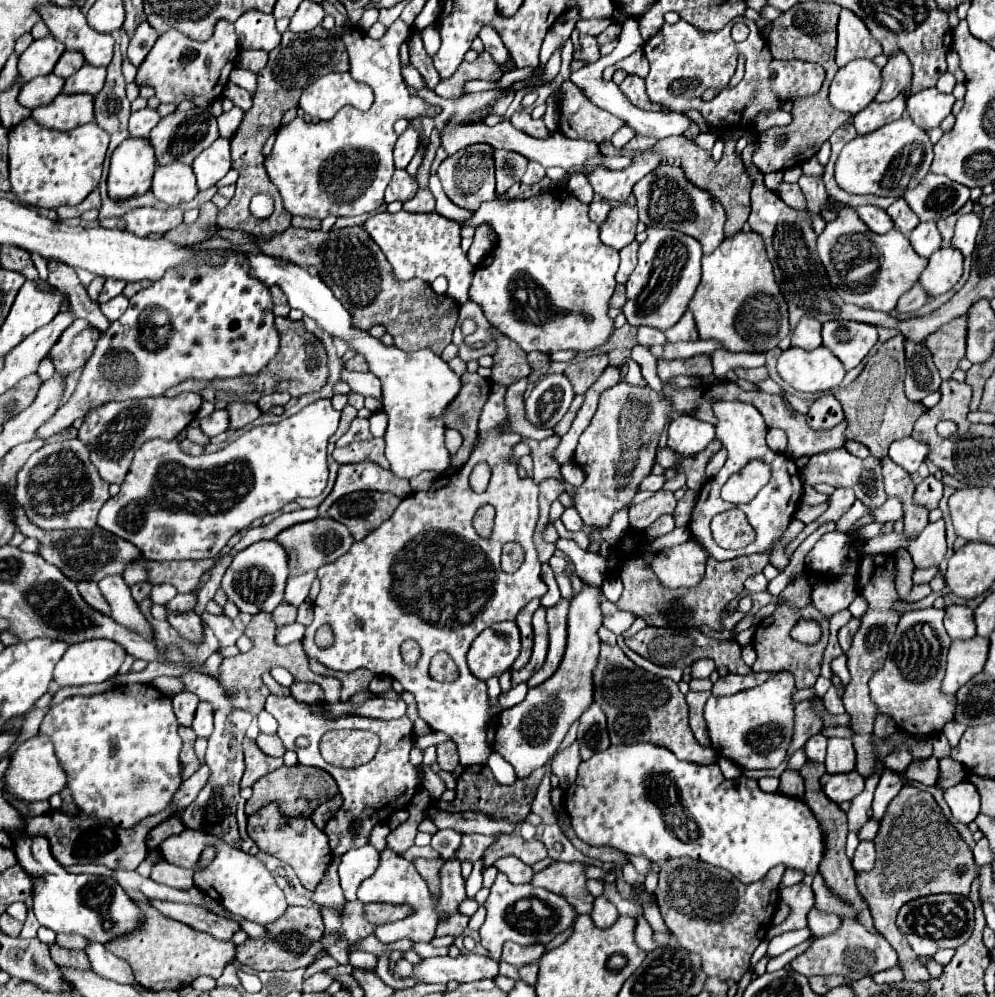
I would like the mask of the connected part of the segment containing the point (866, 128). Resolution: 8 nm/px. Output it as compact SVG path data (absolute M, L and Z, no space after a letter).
M898 95L896 99L892 99L888 103L870 103L866 109L862 109L860 113L854 115L852 123L858 131L858 135L866 135L866 133L880 129L886 123L900 119L904 113L904 107L906 107L906 101L902 95Z

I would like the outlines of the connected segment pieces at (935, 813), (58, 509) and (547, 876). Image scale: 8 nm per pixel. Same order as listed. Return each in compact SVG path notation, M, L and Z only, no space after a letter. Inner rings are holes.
M904 785L902 791L890 801L880 821L874 845L876 865L872 871L860 873L856 877L858 893L868 903L868 909L874 917L874 929L896 949L904 977L910 981L926 981L930 975L922 965L922 957L908 947L904 933L896 927L896 915L904 903L918 897L936 893L968 895L970 883L978 877L972 849L944 817L934 797L914 785Z
M80 439L44 445L32 453L16 475L14 495L28 519L42 529L92 529L98 511L110 499L108 483L100 479L90 463L88 447Z
M552 863L532 879L534 887L544 887L556 895L564 895L572 903L574 911L590 913L592 895L586 889L586 865L584 863Z

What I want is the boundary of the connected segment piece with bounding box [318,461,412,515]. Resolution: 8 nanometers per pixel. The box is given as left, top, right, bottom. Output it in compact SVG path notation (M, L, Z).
M362 461L362 463L354 463L354 465L340 465L338 471L338 479L336 485L332 489L332 493L322 501L320 515L326 515L328 507L354 491L390 491L394 495L398 495L400 499L408 497L412 493L408 479L400 479L396 475L392 475L392 471L386 471L382 467L378 467L376 463L370 461Z

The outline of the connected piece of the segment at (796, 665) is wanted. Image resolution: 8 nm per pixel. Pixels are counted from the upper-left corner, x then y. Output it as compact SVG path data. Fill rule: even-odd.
M780 605L770 617L766 617L760 627L756 629L754 633L754 641L752 641L752 647L756 649L758 653L758 659L756 663L752 665L752 671L758 673L758 671L780 671L780 669L788 669L794 673L796 677L796 687L798 689L804 689L804 687L812 687L820 675L820 665L822 665L822 657L824 657L824 649L828 645L828 619L814 607L806 607L806 609L798 609L798 607L792 607L792 605ZM798 619L816 619L822 627L822 639L816 643L816 645L804 645L804 643L798 643L790 637L790 629L794 627L794 623Z

